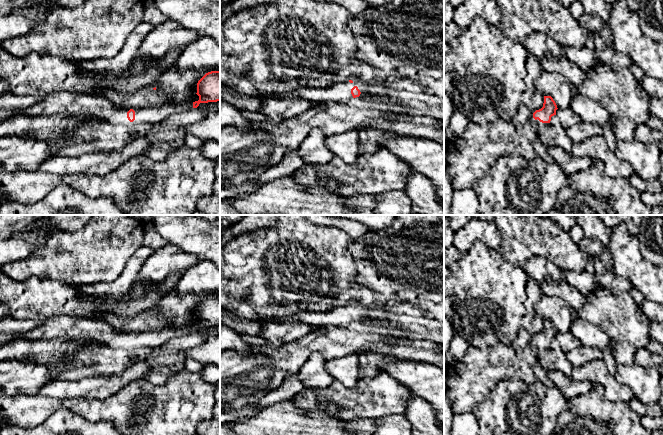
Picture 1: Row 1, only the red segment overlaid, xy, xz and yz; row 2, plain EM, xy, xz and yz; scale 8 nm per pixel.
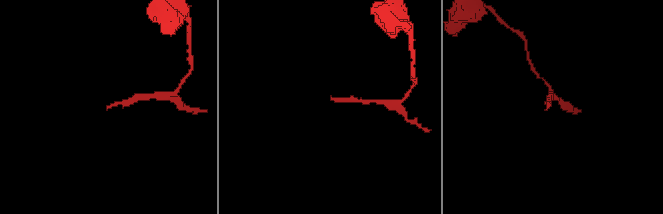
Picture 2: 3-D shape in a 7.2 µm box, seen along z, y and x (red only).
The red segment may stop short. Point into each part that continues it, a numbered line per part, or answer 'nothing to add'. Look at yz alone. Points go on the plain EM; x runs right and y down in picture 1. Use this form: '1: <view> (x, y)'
1: yz (540, 348)

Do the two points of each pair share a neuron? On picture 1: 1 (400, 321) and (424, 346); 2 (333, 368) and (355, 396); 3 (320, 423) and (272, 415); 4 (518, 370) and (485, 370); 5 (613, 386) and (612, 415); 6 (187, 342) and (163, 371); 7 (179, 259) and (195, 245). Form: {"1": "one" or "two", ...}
{"1": "two", "2": "two", "3": "one", "4": "one", "5": "two", "6": "one", "7": "two"}

